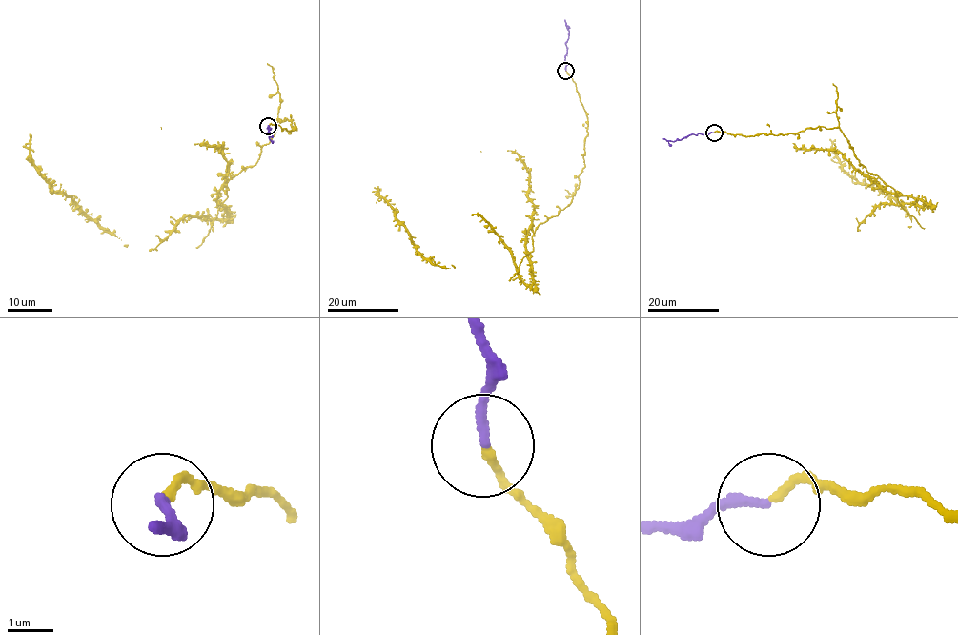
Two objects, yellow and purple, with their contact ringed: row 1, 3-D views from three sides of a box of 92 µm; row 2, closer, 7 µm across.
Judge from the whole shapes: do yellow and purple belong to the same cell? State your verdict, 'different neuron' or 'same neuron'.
different neuron

